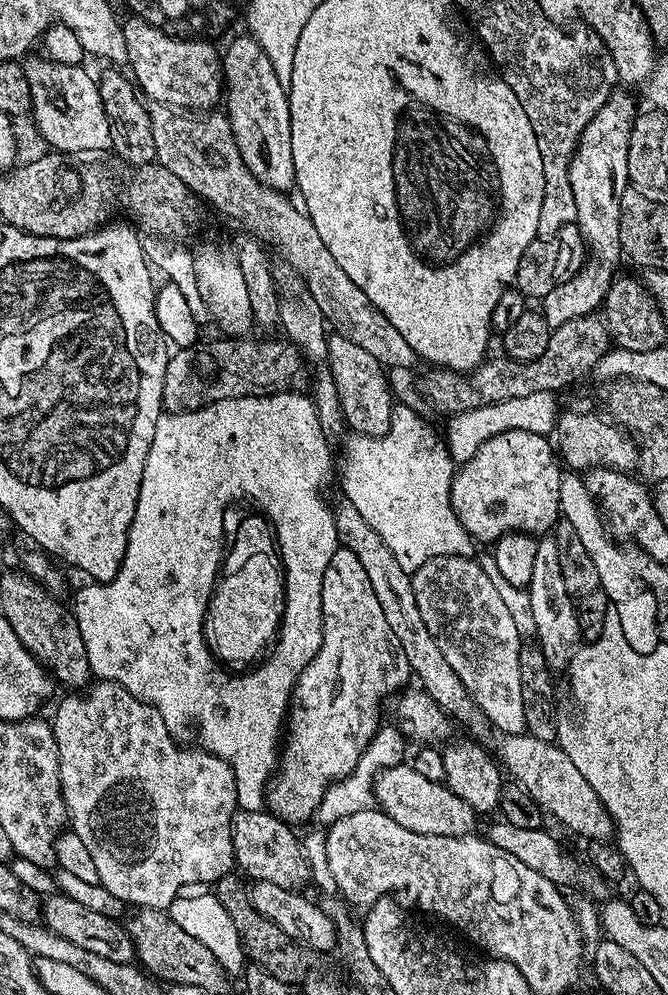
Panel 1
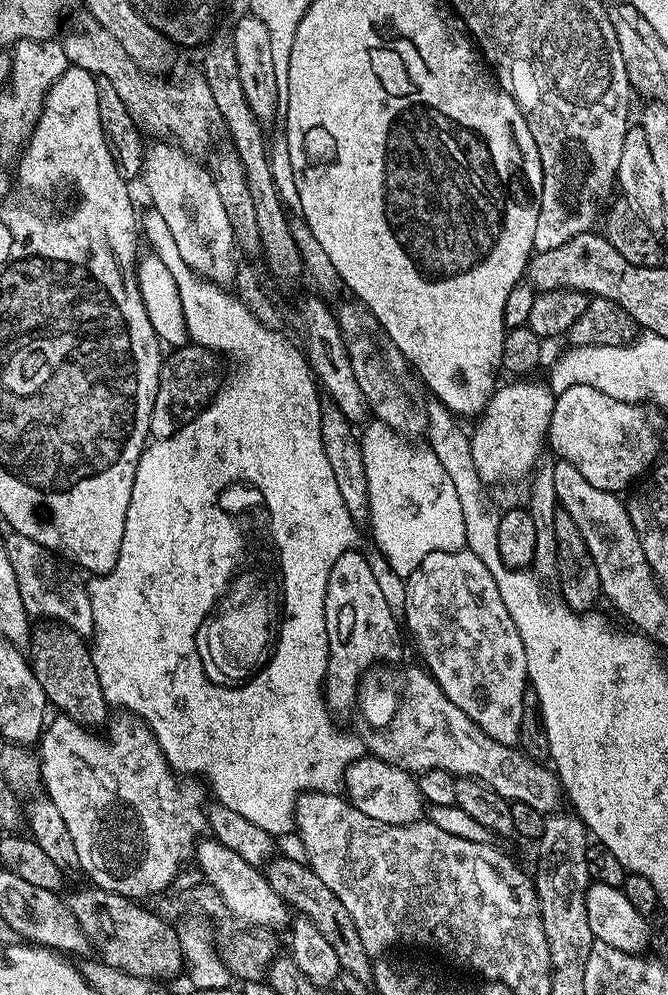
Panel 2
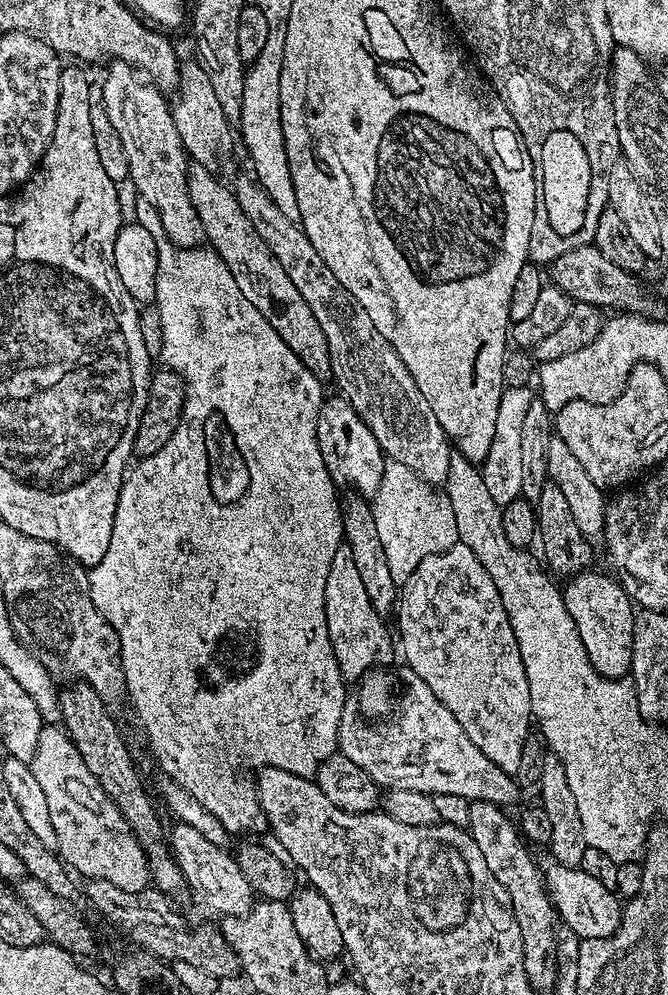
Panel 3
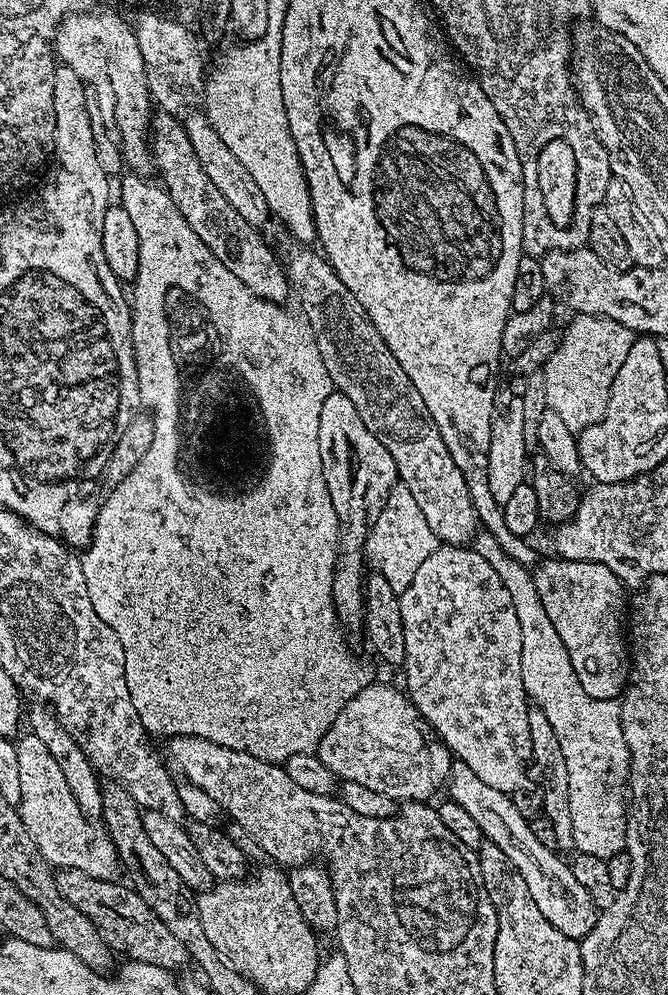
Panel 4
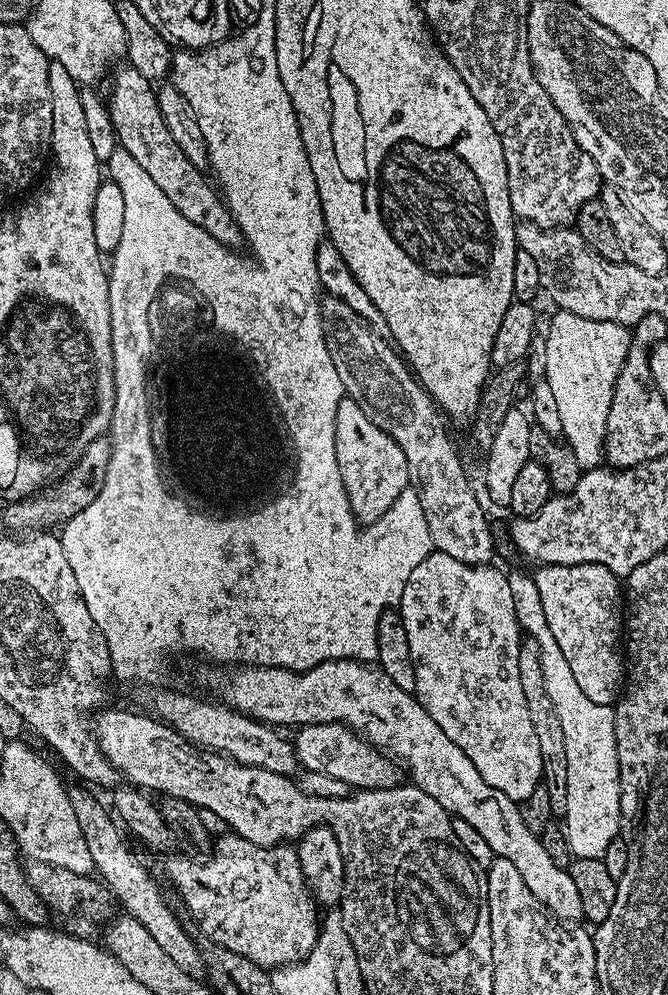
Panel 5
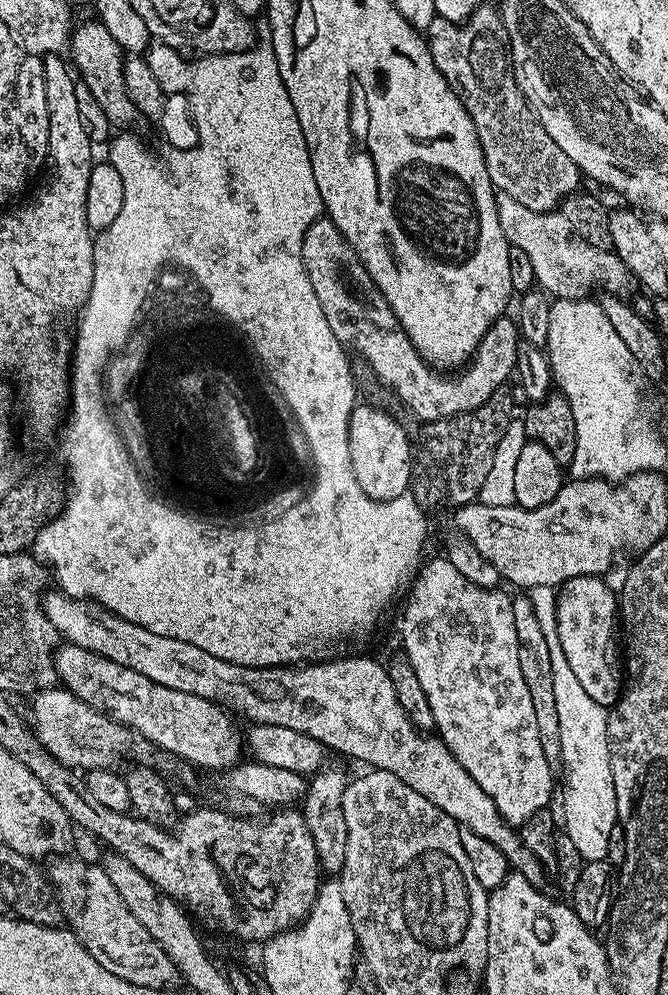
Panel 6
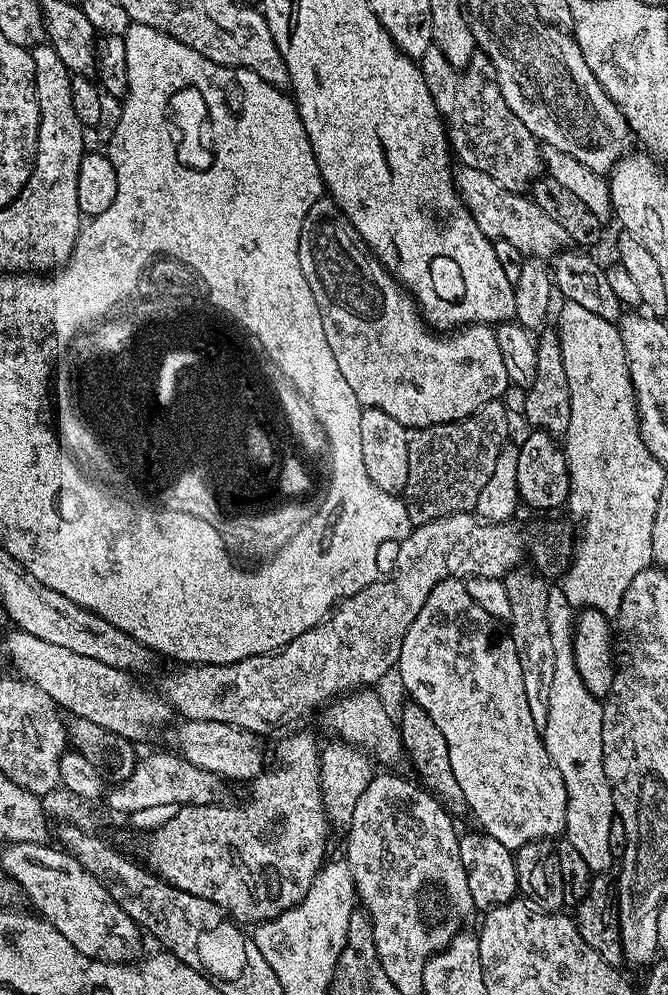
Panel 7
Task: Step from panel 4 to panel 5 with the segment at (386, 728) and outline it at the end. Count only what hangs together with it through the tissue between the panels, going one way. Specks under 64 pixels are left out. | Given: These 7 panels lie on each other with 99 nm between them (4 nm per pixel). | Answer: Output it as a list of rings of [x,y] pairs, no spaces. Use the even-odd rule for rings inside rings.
[[[305,724],[297,727],[295,732],[296,762],[303,770],[338,778],[339,781],[346,782],[352,790],[395,788],[401,783],[401,765],[392,757],[379,752],[372,744],[367,744],[344,724]]]

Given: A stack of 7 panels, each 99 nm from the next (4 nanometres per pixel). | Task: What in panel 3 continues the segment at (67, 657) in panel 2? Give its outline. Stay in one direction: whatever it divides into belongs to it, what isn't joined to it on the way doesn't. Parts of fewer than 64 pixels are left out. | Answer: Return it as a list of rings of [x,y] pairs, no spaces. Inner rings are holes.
[[[83,682],[69,683],[69,688],[61,687],[60,695],[60,719],[62,728],[76,745],[78,754],[82,754],[82,762],[86,762],[86,770],[98,778],[102,790],[116,804],[118,810],[126,818],[130,830],[136,835],[140,849],[148,859],[148,875],[151,887],[156,888],[164,895],[166,901],[176,904],[192,904],[193,895],[188,888],[187,880],[183,877],[169,848],[166,839],[166,828],[160,825],[160,816],[136,773],[136,764],[132,761],[132,752],[124,741],[122,733],[116,729],[116,724],[108,714],[105,699],[100,697],[89,684]]]

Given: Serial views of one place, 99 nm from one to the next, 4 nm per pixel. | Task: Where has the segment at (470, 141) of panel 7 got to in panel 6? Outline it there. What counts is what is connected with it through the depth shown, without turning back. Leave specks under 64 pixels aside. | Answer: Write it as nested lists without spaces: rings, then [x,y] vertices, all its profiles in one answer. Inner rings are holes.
[[[487,6],[477,8],[461,25],[436,15],[426,30],[428,49],[440,73],[458,89],[474,122],[492,187],[530,210],[550,212],[581,187],[582,173],[566,150],[546,134],[524,100],[512,74],[505,41],[488,29],[497,27],[497,16],[497,9]]]

